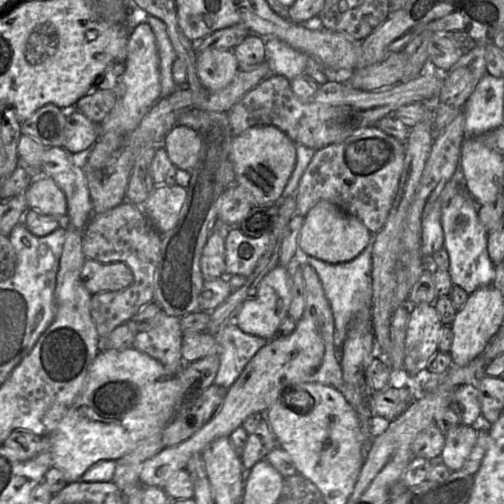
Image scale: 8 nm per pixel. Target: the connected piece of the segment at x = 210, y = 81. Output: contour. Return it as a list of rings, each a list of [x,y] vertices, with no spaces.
[[[211,49],[197,53],[197,74],[208,91],[218,91],[227,87],[239,70],[232,51]]]

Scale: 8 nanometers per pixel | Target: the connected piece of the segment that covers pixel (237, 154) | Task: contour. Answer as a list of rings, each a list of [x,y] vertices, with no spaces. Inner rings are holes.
[[[275,126],[251,127],[233,137],[230,161],[235,171],[236,183],[248,192],[254,206],[279,204],[284,188],[295,169],[296,144]]]

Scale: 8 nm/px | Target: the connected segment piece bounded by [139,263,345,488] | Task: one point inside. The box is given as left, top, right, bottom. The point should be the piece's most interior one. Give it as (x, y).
(309, 354)

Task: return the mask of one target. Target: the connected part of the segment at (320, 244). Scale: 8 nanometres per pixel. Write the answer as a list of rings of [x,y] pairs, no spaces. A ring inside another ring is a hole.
[[[321,200],[304,217],[298,247],[306,254],[327,263],[338,264],[357,257],[371,245],[374,235],[355,216],[344,211],[336,204]]]

